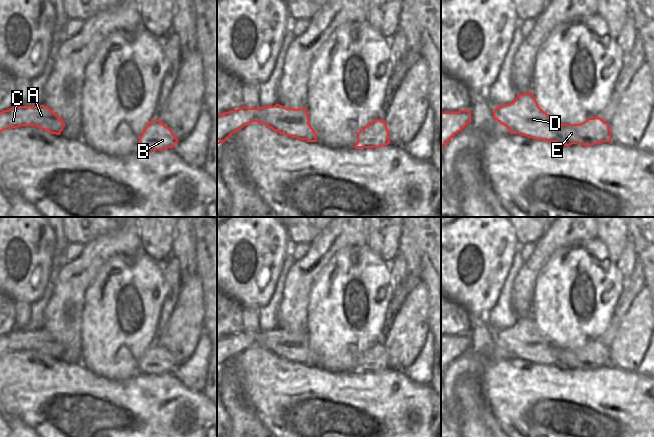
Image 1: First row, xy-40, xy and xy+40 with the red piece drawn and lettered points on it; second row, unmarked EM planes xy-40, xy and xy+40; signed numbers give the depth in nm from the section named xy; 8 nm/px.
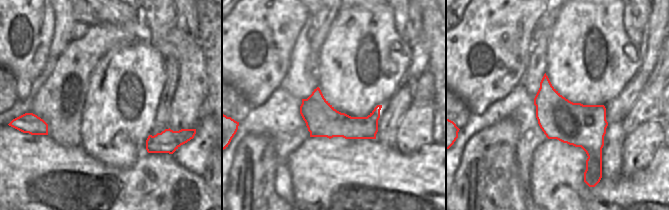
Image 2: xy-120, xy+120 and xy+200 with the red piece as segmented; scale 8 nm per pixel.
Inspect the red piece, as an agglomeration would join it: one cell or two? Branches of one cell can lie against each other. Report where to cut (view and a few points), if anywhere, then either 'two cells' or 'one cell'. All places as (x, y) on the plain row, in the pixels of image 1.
cut none; one cell

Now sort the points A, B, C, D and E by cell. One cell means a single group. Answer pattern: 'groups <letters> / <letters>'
groups A B C D E

